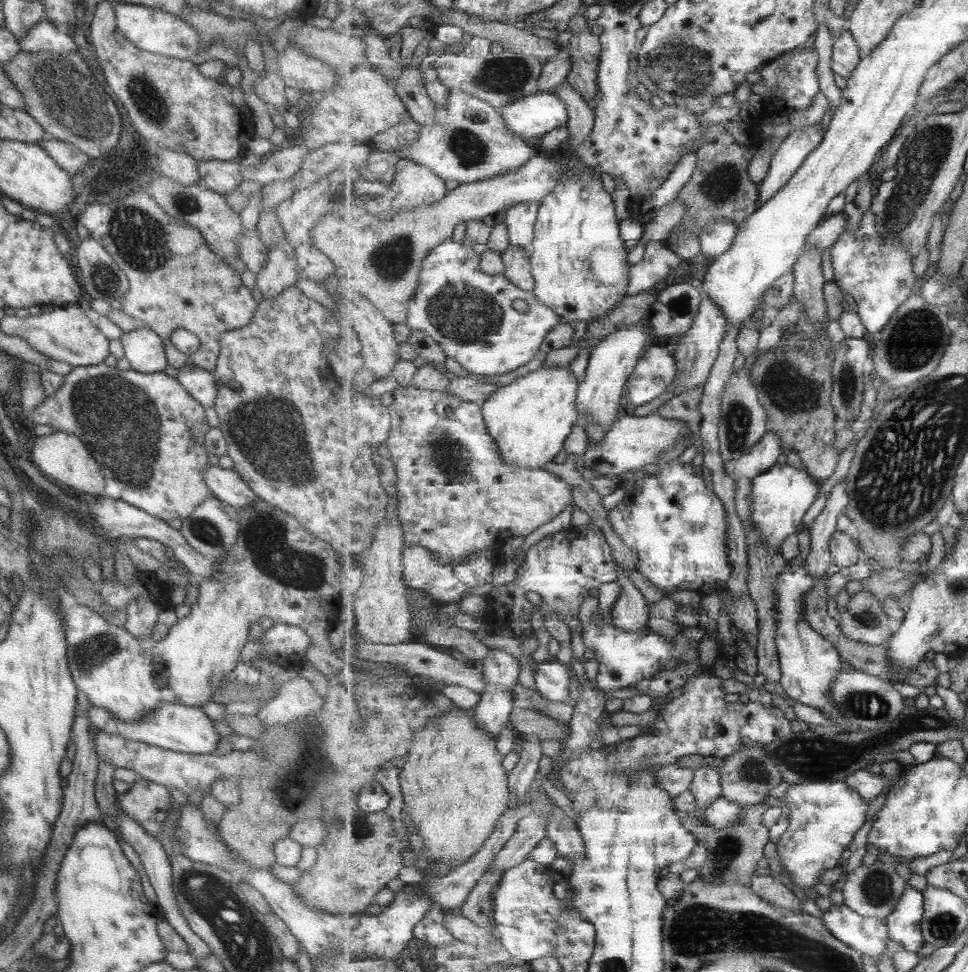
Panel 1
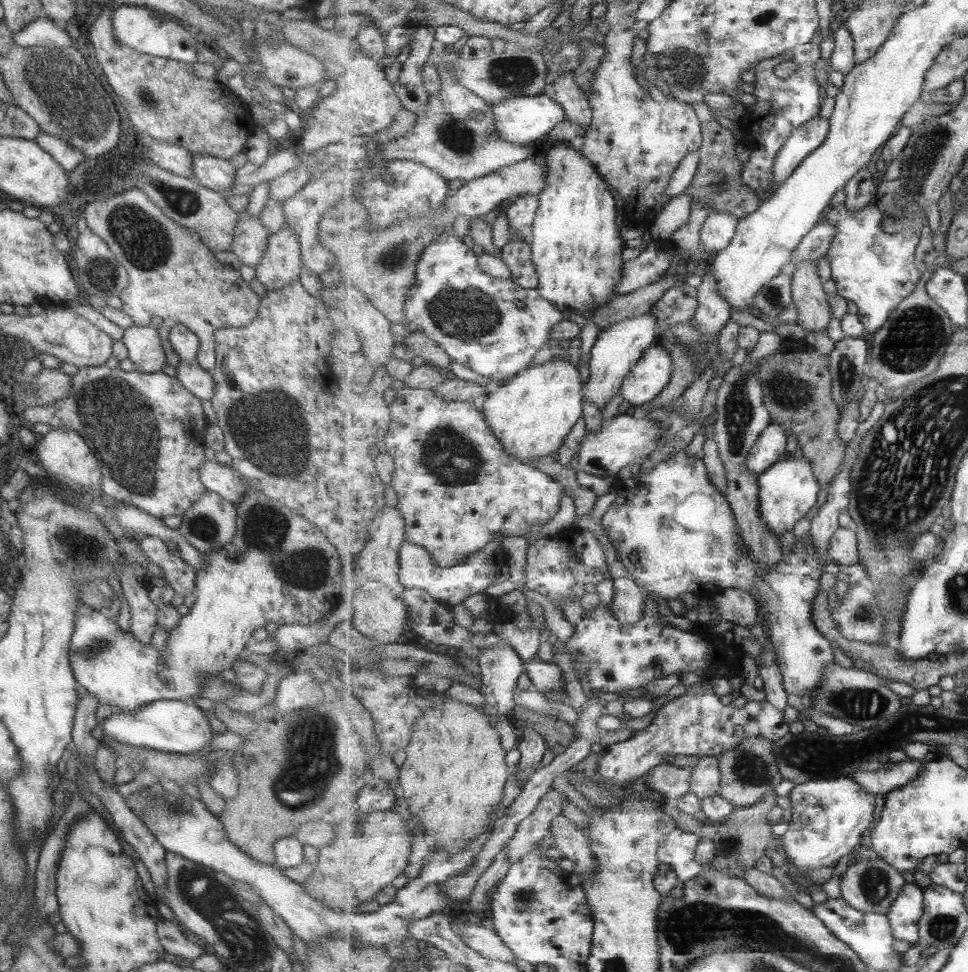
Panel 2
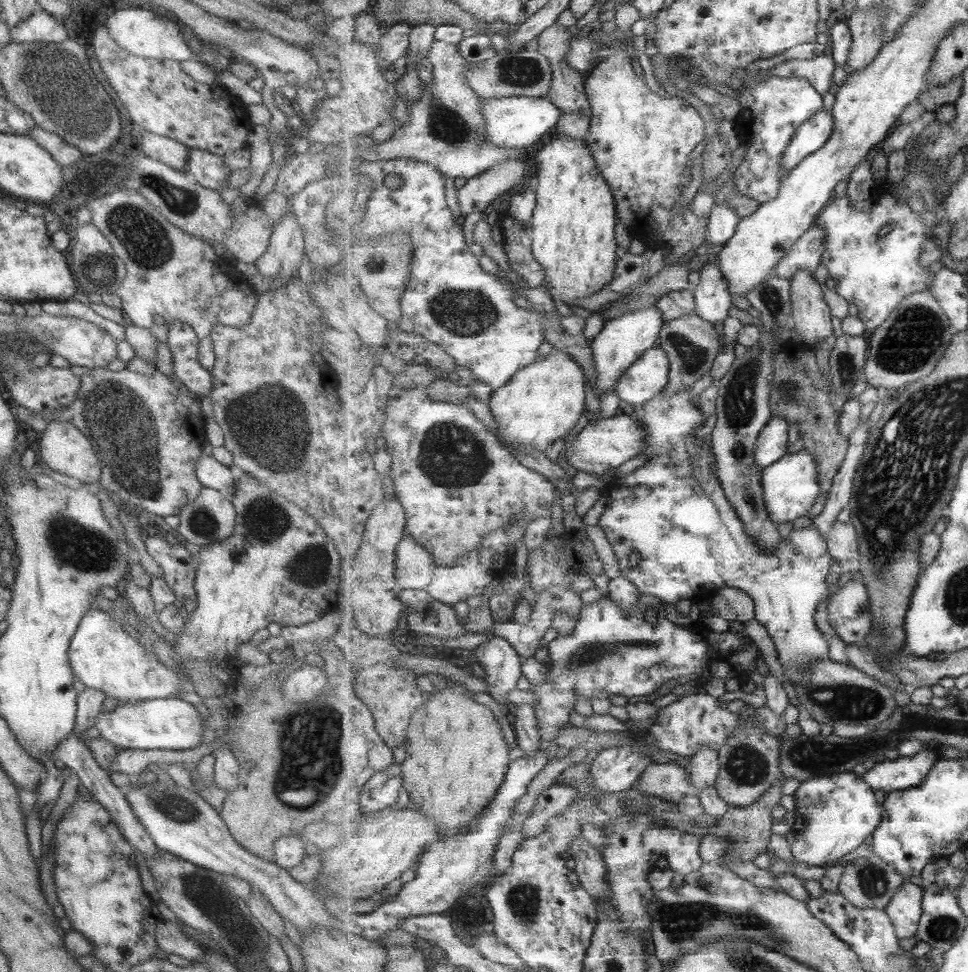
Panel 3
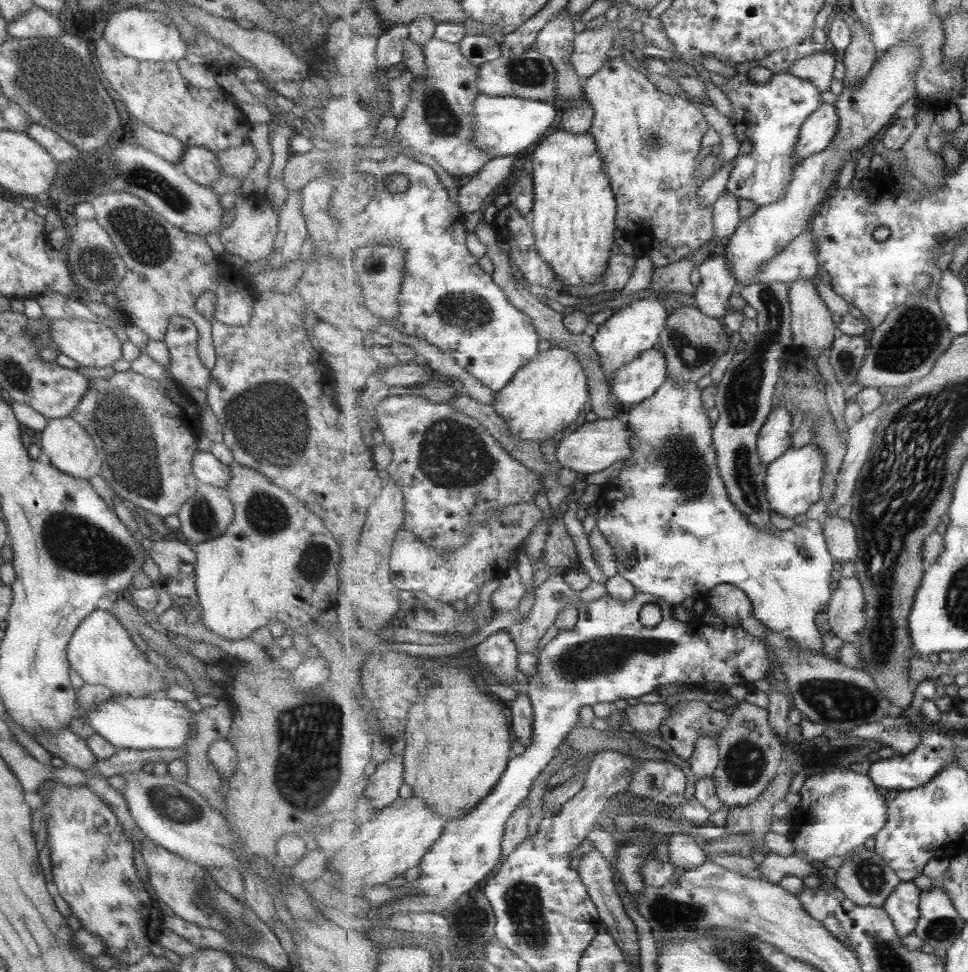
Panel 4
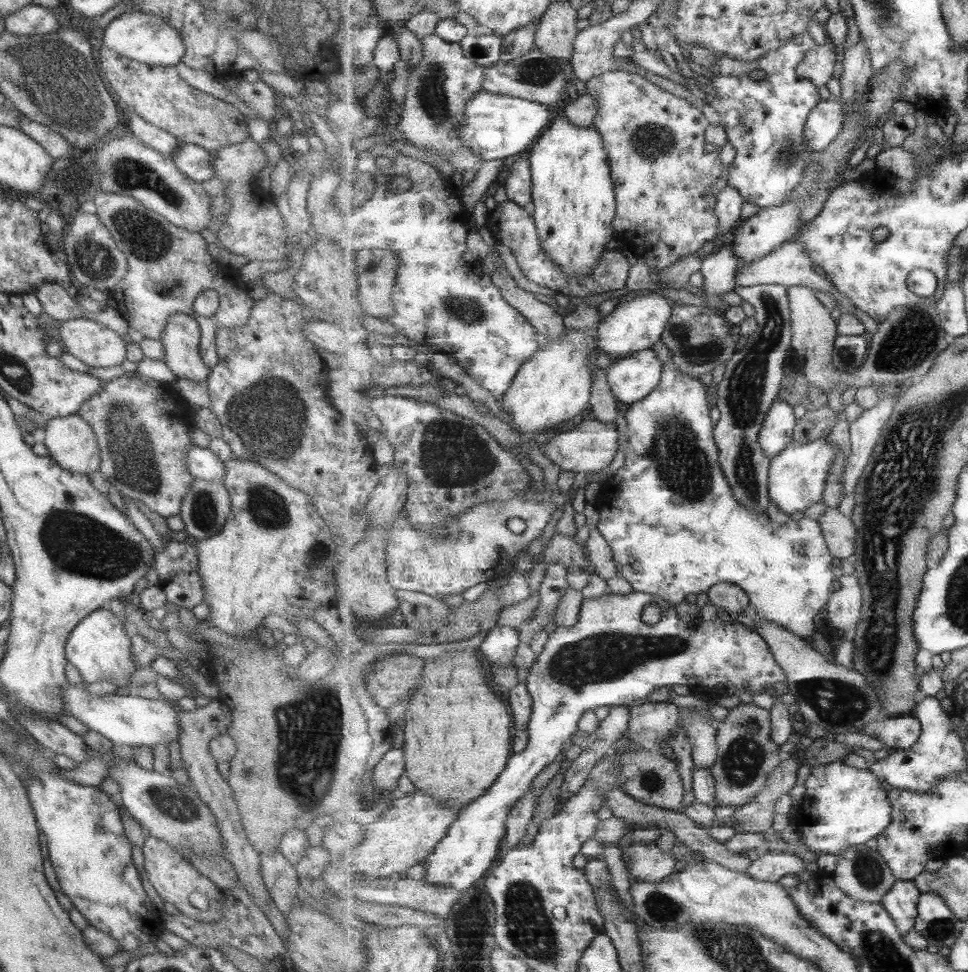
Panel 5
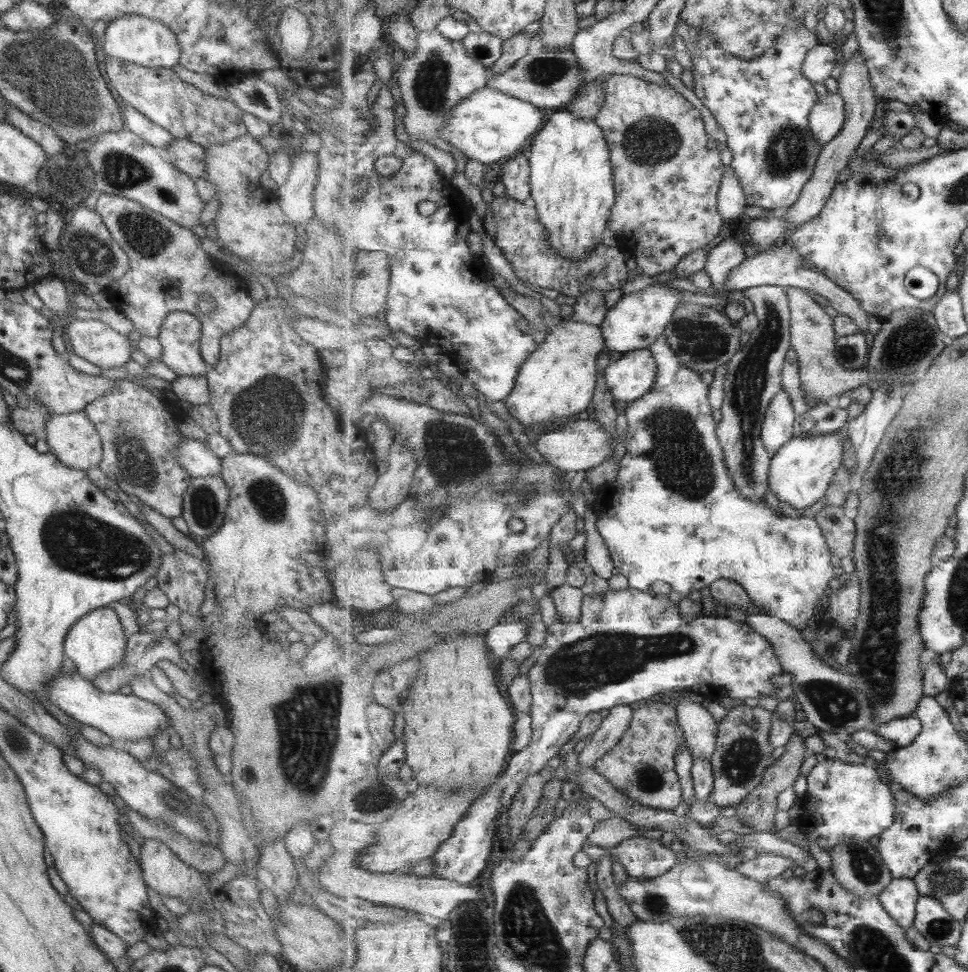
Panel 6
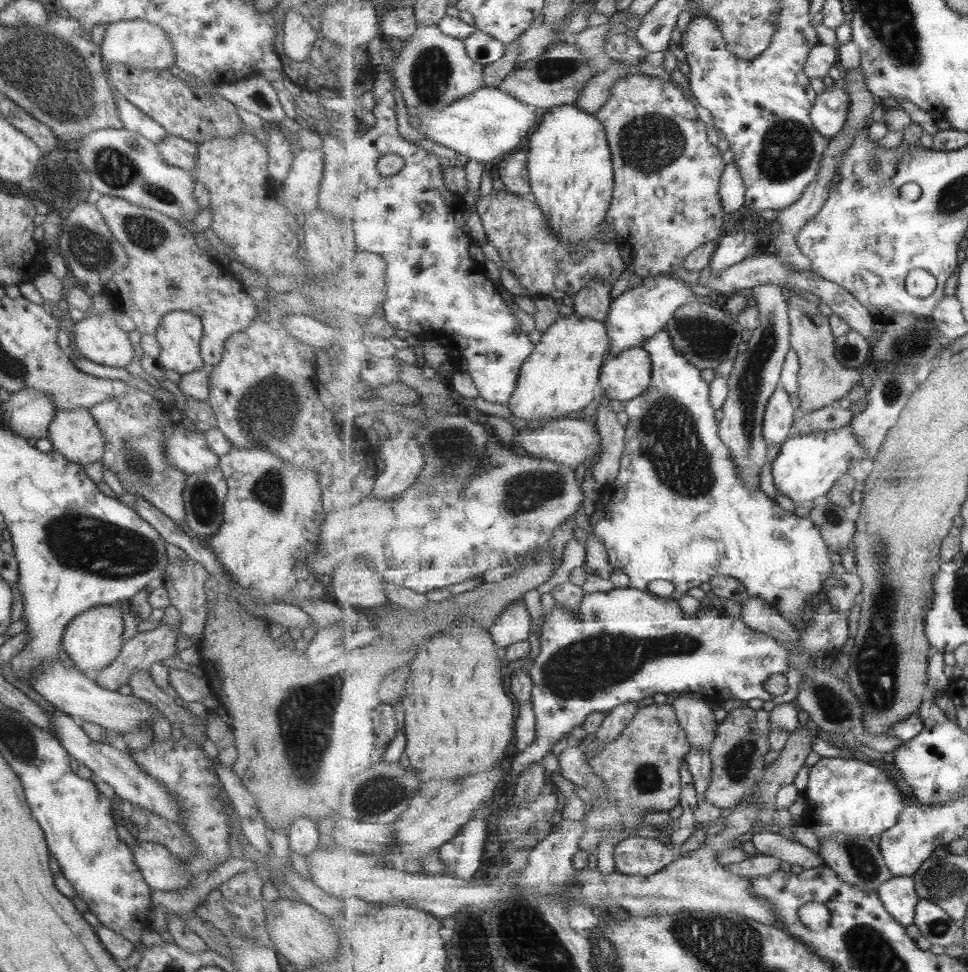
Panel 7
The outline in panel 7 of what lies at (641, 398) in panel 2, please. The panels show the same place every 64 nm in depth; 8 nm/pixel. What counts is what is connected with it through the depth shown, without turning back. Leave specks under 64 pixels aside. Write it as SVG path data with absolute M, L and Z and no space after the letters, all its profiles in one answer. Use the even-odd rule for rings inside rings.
M642 347L620 352L602 367L601 388L623 404L641 396L652 384L650 356Z

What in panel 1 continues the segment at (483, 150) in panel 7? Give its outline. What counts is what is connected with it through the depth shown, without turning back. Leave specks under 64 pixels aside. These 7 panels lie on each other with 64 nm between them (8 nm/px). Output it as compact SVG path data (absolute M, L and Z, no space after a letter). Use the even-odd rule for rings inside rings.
M550 92L523 97L499 110L511 132L523 140L542 138L548 132L567 125L570 112L567 104Z

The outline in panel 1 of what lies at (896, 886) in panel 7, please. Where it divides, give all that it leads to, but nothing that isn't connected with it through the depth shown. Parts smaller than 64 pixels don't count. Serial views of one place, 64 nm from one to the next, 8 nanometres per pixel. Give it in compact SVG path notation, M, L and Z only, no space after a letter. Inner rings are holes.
M908 886L898 908L886 919L891 939L899 942L905 950L919 952L927 944L922 932L924 915L923 891Z

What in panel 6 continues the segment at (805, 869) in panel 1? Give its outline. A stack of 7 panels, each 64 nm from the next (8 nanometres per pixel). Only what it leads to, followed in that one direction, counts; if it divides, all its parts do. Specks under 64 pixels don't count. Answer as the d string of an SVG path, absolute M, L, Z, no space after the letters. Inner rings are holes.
M840 759L820 760L807 777L808 789L800 800L804 813L799 824L809 840L830 851L845 841L858 845L873 836L880 837L895 823L896 805L893 790L879 778L875 766L850 764Z

